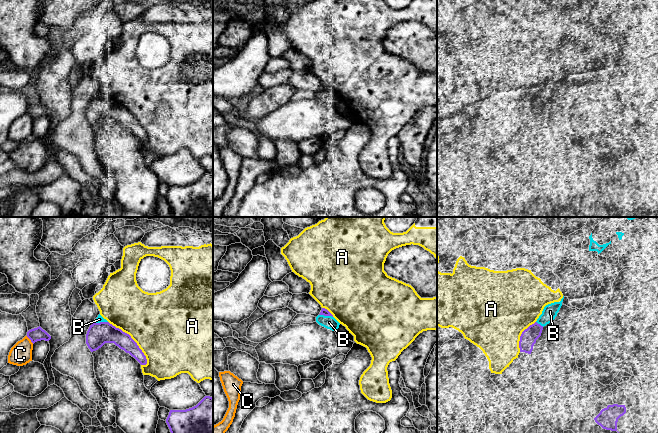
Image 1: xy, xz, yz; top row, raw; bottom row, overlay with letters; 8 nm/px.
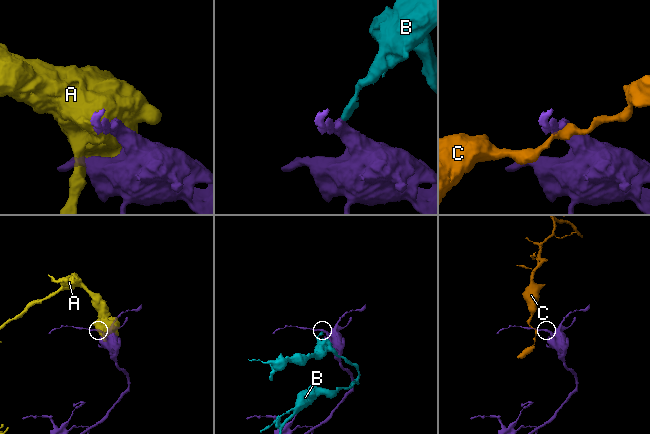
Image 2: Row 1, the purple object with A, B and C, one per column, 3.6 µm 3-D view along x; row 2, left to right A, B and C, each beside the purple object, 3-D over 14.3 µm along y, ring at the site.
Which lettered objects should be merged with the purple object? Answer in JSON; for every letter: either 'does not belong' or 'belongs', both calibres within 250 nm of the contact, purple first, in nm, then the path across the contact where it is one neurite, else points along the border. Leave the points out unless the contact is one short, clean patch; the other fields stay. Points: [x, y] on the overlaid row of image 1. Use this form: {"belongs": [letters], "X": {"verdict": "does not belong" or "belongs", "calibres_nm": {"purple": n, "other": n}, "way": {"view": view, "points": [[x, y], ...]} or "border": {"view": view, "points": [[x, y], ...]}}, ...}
{"belongs": [], "A": {"verdict": "does not belong", "calibres_nm": {"purple": 170, "other": 480}}, "B": {"verdict": "does not belong", "calibres_nm": {"purple": 180, "other": 50}}, "C": {"verdict": "does not belong", "calibres_nm": {"purple": 110, "other": 180}, "border": {"view": "xy", "points": [[26, 336], [33, 343]]}}}

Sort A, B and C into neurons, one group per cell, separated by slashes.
A / B / C

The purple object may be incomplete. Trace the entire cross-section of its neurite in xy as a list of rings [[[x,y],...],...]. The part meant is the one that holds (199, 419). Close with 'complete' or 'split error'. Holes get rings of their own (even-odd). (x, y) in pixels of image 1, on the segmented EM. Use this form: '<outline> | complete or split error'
[[[205,396],[196,406],[186,410],[170,410],[166,423],[171,433],[213,433],[213,398]]] | complete

